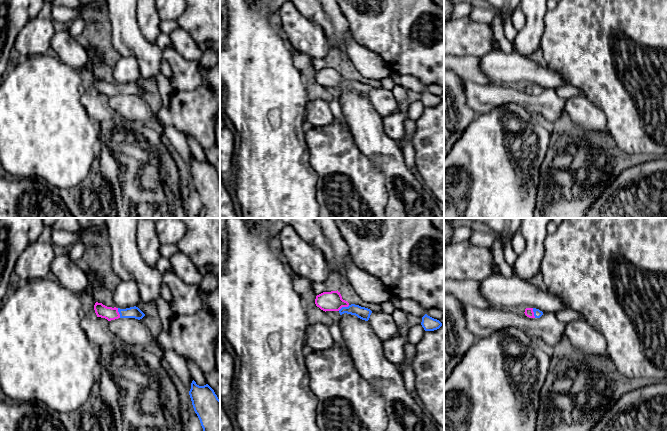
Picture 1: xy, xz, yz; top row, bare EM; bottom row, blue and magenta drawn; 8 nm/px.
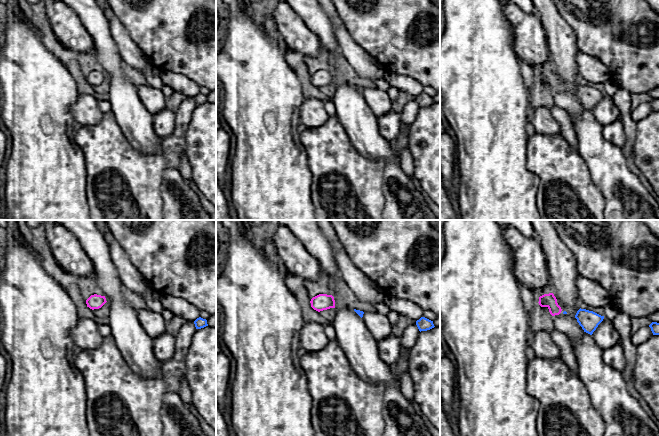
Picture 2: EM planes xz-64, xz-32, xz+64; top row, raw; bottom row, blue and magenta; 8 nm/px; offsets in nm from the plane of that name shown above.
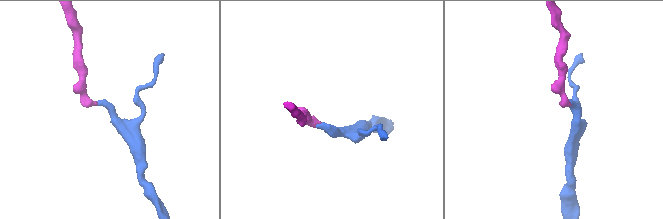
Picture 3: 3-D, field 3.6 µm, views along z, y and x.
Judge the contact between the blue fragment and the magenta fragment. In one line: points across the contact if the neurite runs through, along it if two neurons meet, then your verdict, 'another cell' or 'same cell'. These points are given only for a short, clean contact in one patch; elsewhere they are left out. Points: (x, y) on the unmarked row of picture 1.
runs through xz (363, 89), (343, 83), (333, 77), (327, 77); same cell

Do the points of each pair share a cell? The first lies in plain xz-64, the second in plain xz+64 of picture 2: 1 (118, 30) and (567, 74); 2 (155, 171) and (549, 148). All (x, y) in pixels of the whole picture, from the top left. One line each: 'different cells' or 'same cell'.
1: different cells
2: same cell

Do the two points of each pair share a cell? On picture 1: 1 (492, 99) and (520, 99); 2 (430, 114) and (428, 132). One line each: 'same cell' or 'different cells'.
1: same cell
2: same cell

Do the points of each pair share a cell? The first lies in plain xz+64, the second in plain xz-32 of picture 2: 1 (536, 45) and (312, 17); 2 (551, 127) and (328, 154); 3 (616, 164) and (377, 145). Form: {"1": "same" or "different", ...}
{"1": "different", "2": "different", "3": "same"}

